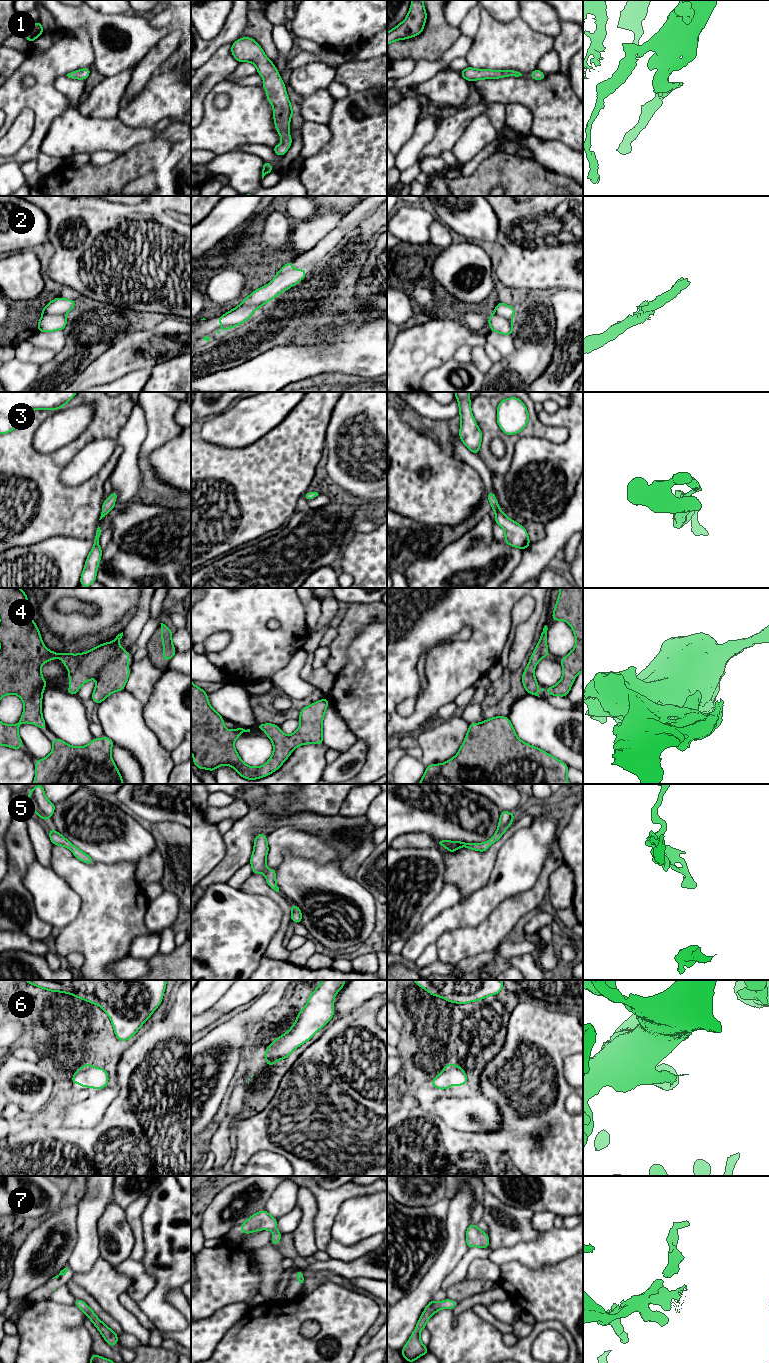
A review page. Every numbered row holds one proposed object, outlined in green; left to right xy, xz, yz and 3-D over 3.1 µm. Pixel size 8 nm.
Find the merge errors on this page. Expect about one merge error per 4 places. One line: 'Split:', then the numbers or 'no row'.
Split: 2

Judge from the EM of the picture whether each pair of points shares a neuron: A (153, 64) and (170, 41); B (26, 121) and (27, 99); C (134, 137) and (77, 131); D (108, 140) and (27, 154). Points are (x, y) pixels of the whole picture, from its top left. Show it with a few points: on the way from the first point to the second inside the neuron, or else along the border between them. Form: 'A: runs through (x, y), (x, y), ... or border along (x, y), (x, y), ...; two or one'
A: runs through (154, 58), (165, 47); one
B: border along (34, 112), (24, 109), (11, 125); two
C: runs through (120, 137), (113, 135), (91, 135); one
D: border along (49, 129), (39, 151); two

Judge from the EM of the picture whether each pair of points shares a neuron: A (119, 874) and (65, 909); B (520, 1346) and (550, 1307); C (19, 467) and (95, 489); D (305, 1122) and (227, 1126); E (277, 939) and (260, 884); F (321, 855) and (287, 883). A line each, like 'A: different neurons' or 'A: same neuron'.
A: different neurons
B: different neurons
C: same neuron
D: different neurons
E: same neuron
F: different neurons

